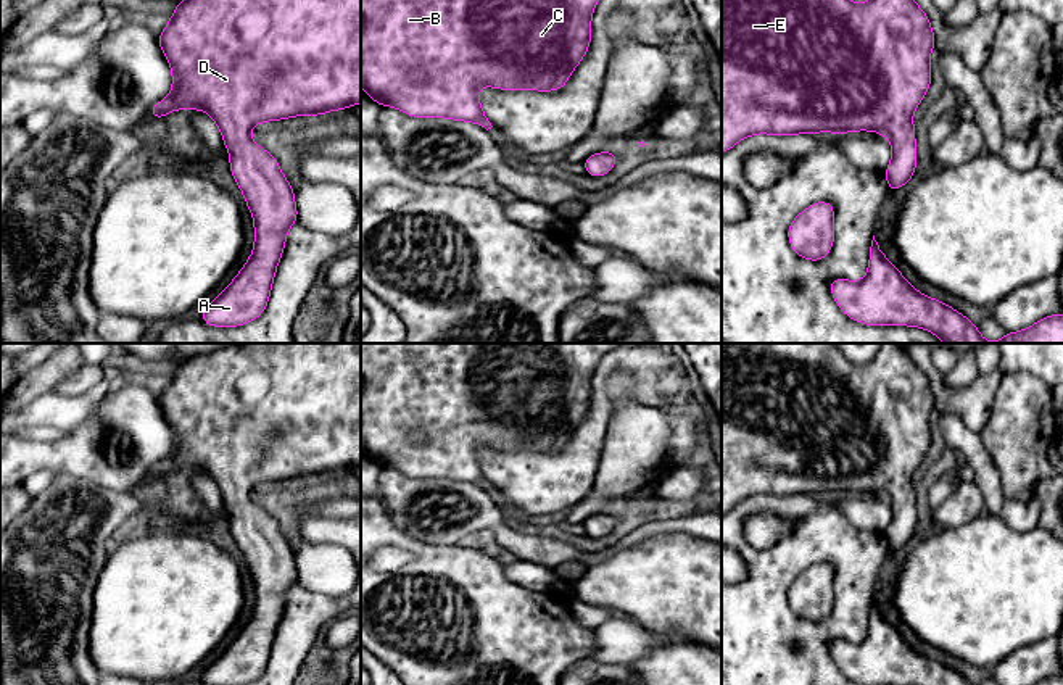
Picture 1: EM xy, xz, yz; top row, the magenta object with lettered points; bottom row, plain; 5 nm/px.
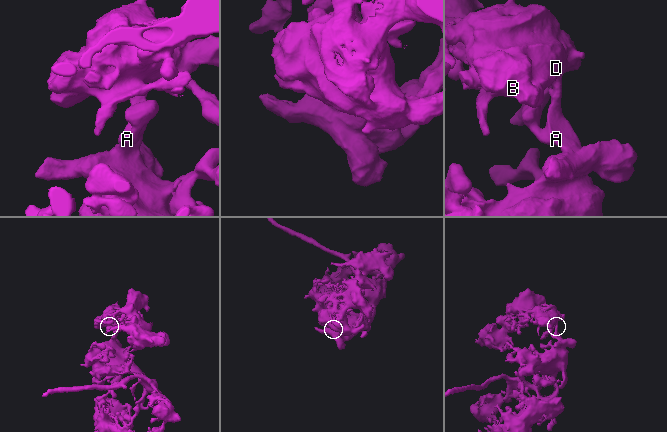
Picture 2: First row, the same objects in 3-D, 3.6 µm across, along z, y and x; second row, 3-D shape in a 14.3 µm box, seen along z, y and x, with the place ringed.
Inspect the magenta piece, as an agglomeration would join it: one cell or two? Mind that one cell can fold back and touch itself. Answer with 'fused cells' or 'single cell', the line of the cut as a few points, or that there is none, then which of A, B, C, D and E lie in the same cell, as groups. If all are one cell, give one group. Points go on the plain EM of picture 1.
single cell; cut none; groups A B C D E

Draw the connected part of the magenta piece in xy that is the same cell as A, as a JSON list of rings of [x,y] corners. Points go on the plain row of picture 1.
[[[234,343],[208,355],[179,361],[174,376],[169,379],[169,385],[159,395],[158,405],[172,430],[172,451],[166,459],[150,469],[148,477],[163,480],[169,472],[180,469],[205,471],[209,474],[222,495],[224,506],[230,514],[230,533],[242,550],[254,582],[254,609],[251,617],[225,651],[205,669],[201,682],[205,685],[246,685],[259,679],[266,670],[288,590],[298,582],[293,550],[282,535],[277,521],[250,500],[250,492],[254,485],[264,482],[279,482],[300,475],[321,477],[327,472],[346,471],[351,466],[361,464],[361,343]]]

